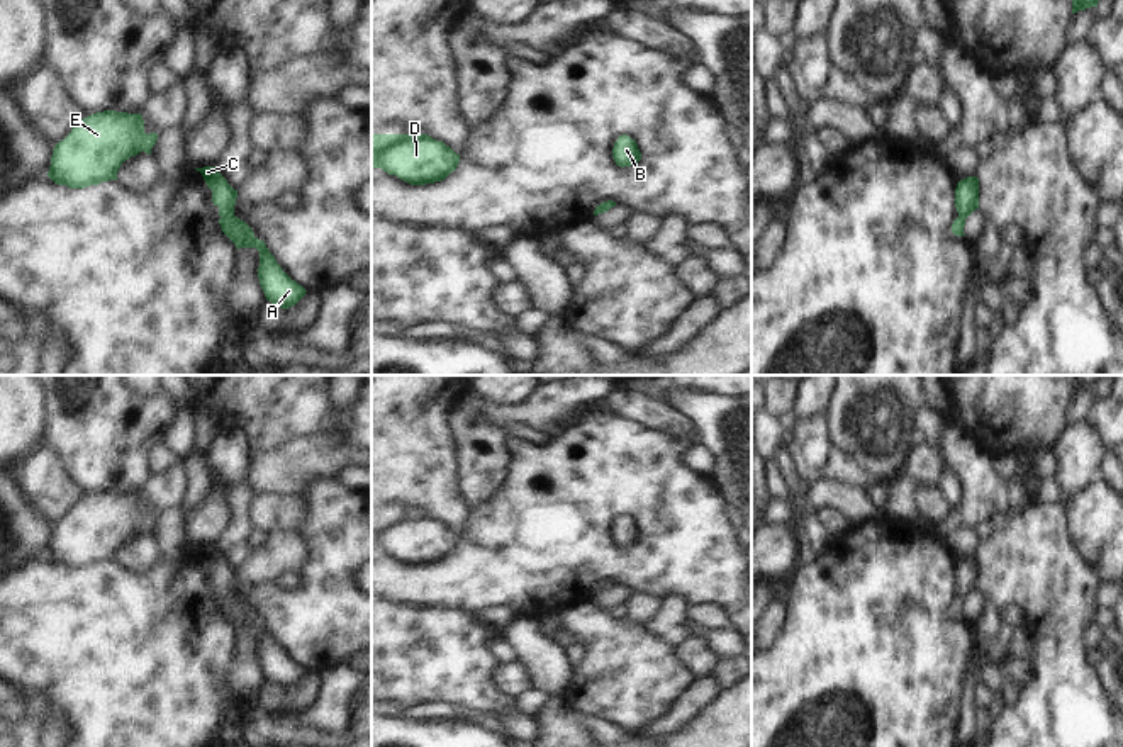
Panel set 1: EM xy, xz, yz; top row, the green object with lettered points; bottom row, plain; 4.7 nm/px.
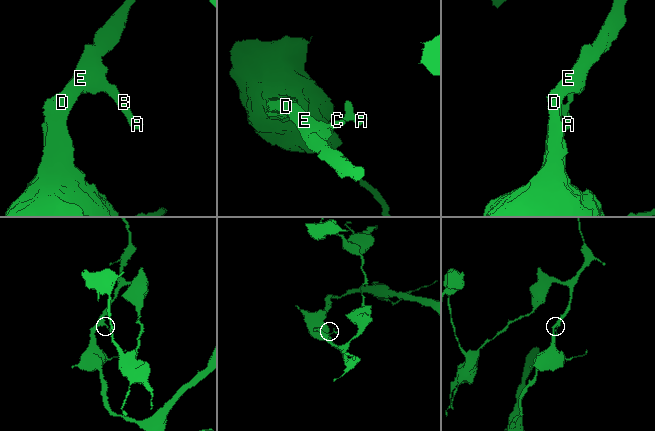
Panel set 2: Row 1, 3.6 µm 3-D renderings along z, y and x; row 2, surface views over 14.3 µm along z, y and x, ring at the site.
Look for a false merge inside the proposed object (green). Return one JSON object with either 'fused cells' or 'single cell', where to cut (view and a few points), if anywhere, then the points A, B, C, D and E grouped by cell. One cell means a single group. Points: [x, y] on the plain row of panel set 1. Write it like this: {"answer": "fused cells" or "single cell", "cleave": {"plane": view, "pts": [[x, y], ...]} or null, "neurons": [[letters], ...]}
{"answer": "single cell", "cleave": null, "neurons": [["A", "B", "C", "D", "E"]]}

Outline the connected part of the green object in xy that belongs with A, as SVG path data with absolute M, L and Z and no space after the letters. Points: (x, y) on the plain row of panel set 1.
M215 547L195 548L202 553L207 567L212 570L212 582L219 587L219 604L222 613L236 625L236 628L256 628L260 632L258 659L266 681L288 689L304 676L305 669L292 660L275 637L266 628L265 621L258 620L253 609L234 596L237 570L215 550Z

